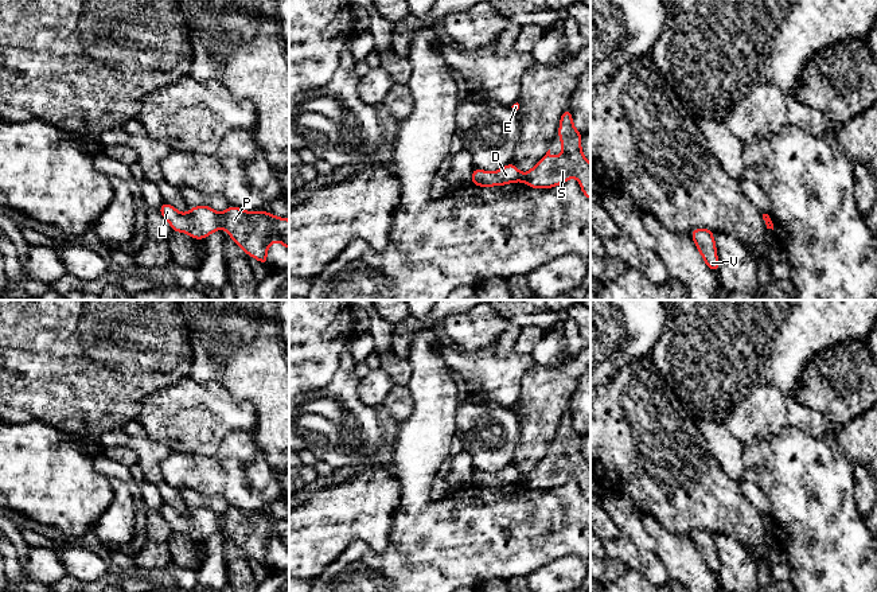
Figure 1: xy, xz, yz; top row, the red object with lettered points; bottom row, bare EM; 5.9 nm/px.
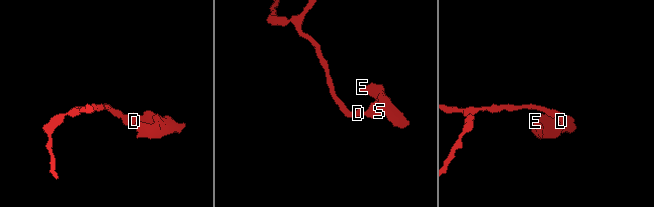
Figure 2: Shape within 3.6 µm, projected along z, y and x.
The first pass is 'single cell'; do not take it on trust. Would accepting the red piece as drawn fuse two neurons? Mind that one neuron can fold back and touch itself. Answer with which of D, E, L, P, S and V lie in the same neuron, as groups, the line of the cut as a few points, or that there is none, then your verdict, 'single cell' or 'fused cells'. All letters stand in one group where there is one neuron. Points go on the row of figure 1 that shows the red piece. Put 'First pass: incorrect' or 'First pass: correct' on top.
First pass: incorrect
groups D L / E P S V; cut xy (223, 214), (221, 224); fused cells

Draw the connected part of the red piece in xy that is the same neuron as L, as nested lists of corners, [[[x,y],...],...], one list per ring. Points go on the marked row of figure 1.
[[[164,202],[159,211],[168,221],[172,231],[182,231],[196,239],[204,239],[222,227],[223,214],[206,205],[191,207],[187,214],[183,214]]]

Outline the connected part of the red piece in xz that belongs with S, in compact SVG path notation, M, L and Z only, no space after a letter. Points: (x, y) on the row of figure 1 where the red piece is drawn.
M566 109L560 118L561 155L546 155L523 175L523 182L533 188L550 188L577 178L582 194L590 199L590 163L581 151L582 135L574 128L572 113Z

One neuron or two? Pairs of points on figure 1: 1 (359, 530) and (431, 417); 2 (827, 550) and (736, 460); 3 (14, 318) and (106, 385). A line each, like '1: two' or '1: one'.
1: two
2: two
3: one

